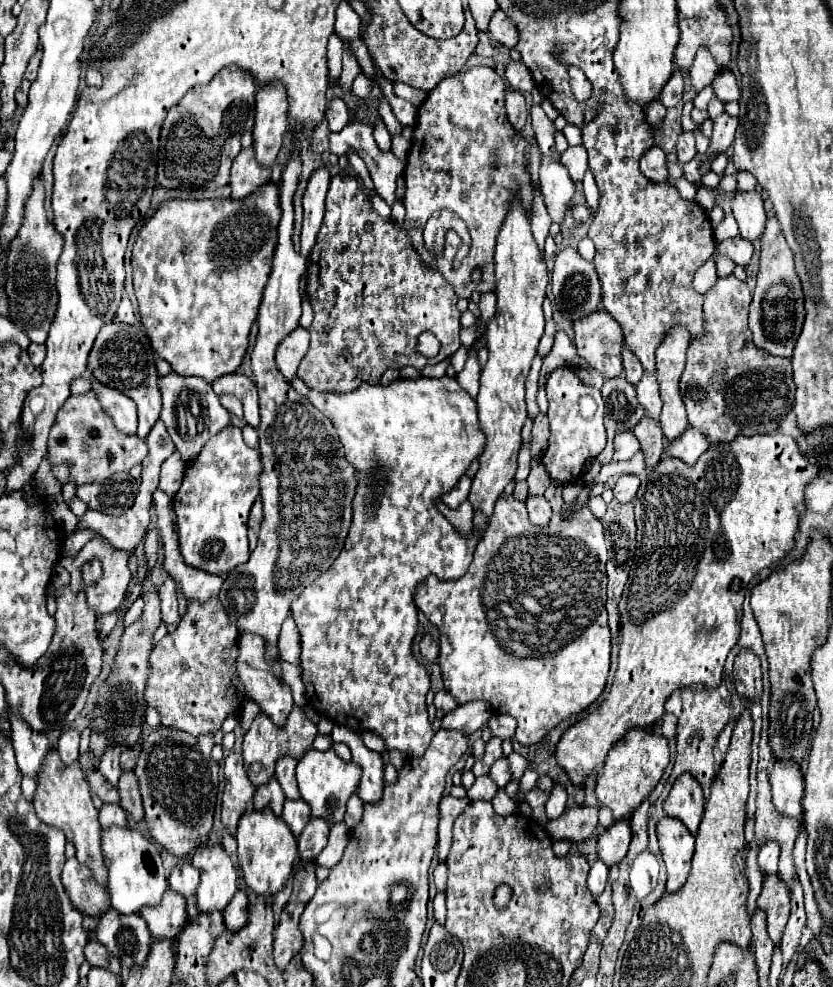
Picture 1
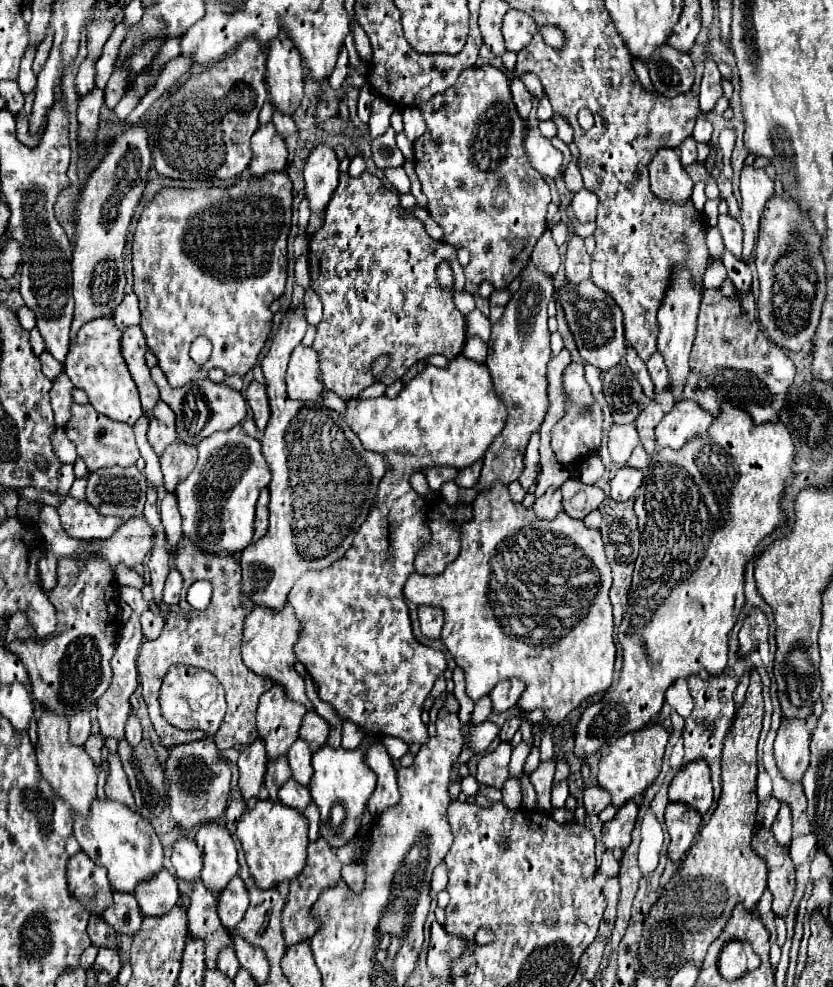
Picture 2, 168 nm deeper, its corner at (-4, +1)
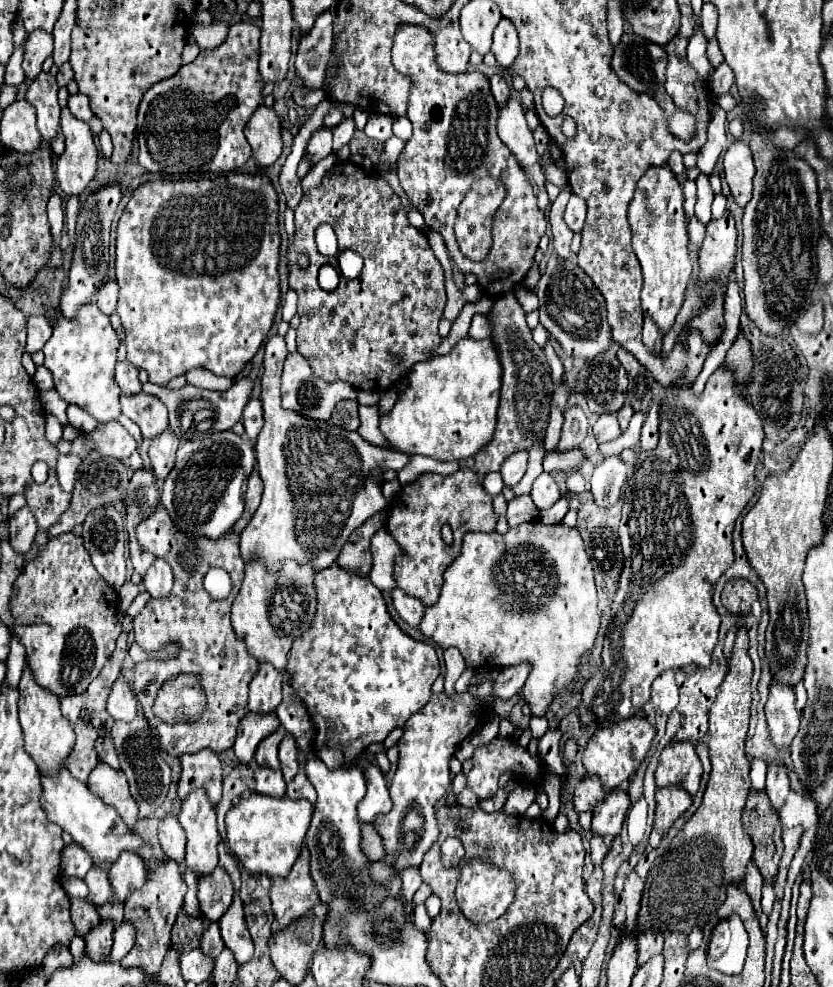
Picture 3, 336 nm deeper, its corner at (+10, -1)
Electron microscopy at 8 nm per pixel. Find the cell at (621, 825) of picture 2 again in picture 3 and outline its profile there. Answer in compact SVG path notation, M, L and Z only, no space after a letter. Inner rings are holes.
M616 788L596 808L592 818L592 832L604 838L616 838L630 808L630 798L624 790Z

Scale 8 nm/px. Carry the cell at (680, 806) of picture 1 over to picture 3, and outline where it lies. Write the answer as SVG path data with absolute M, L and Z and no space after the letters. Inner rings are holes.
M676 742L660 754L660 764L656 768L656 786L670 788L678 784L686 788L690 796L698 792L702 776L700 758L690 742Z

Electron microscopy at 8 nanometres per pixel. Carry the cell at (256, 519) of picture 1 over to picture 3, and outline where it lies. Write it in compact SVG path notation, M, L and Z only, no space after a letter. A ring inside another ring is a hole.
M254 470L248 478L248 490L246 490L246 508L244 508L244 514L240 516L240 520L234 524L232 528L232 534L240 536L242 530L246 528L246 524L252 520L258 504L260 504L260 494L262 494L262 480L258 476L258 472Z

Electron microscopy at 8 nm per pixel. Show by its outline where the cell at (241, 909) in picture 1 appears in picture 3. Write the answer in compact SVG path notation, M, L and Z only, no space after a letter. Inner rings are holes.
M220 866L212 874L200 876L198 900L204 918L218 922L224 916L224 912L230 908L232 898L234 898L232 882Z

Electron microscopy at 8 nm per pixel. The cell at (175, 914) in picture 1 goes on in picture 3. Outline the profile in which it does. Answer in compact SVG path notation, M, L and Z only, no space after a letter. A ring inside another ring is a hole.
M122 852L120 858L112 864L108 878L114 888L114 894L120 902L126 902L130 892L146 884L146 862L136 852Z

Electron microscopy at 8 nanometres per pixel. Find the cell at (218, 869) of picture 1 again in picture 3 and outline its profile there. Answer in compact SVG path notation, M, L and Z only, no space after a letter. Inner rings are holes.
M196 790L184 800L178 822L186 830L186 866L198 876L210 874L218 866L218 842L214 806L202 790Z

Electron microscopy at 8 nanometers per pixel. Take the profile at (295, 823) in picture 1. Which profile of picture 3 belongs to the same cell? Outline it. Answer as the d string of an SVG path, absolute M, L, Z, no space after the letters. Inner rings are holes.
M256 768L254 770L254 780L256 780L256 792L272 798L282 798L286 794L286 782L282 780L280 770L270 770L270 768Z

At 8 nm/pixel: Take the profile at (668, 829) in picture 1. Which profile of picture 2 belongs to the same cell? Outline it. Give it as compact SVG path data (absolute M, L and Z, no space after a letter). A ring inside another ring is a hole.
M670 802L666 806L666 828L670 832L670 846L668 846L668 858L674 862L682 862L684 854L692 846L702 816L696 814L692 806L686 806L684 802Z

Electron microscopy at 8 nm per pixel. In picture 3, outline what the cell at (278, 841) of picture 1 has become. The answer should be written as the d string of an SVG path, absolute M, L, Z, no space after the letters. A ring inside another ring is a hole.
M252 794L250 798L242 798L226 814L228 846L250 874L286 876L302 850L312 810L308 800L290 800L288 796L270 798Z

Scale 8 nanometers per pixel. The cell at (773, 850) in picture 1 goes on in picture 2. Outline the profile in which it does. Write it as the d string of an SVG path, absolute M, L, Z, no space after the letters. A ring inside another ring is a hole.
M786 802L780 804L780 810L778 810L778 816L774 820L774 826L772 826L774 834L776 834L776 840L786 846L790 844L790 834L792 834L792 812L790 812L790 806Z

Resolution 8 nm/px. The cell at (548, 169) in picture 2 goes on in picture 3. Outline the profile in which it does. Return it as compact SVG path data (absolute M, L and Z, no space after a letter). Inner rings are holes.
M510 98L504 106L500 106L498 136L510 148L522 168L530 168L538 162L540 156L536 152L534 136L526 126L524 108L516 98Z

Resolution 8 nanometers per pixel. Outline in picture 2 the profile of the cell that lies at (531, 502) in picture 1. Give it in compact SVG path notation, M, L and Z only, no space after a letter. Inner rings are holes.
M548 488L534 504L534 512L544 518L552 520L562 510L562 492L558 488Z

